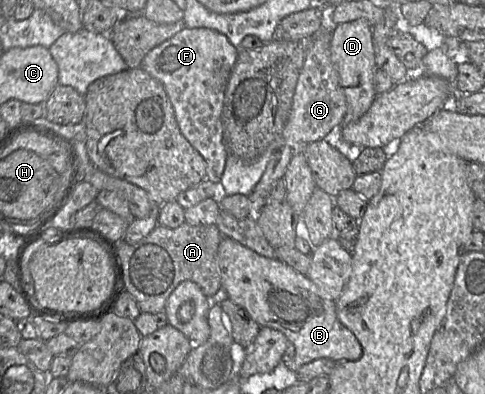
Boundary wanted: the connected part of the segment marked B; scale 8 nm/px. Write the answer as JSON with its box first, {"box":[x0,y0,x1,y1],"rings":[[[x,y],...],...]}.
{"box":[217,236,363,371],"rings":[[[225,236],[220,241],[220,244],[218,246],[217,256],[218,256],[218,262],[220,267],[221,285],[222,285],[222,288],[226,290],[228,294],[228,298],[238,306],[242,307],[248,313],[248,315],[255,322],[257,322],[261,327],[271,327],[281,331],[287,337],[287,339],[294,345],[295,347],[294,359],[292,360],[292,362],[285,363],[285,365],[288,368],[291,368],[294,371],[297,371],[302,365],[309,363],[318,358],[328,358],[336,362],[357,361],[358,359],[361,358],[363,354],[363,349],[361,347],[361,344],[359,343],[355,335],[348,328],[346,328],[337,318],[335,301],[325,296],[325,294],[317,287],[317,285],[313,283],[306,275],[295,270],[290,265],[280,261],[278,258],[265,257],[255,252],[254,250],[246,247],[240,242]]]}

